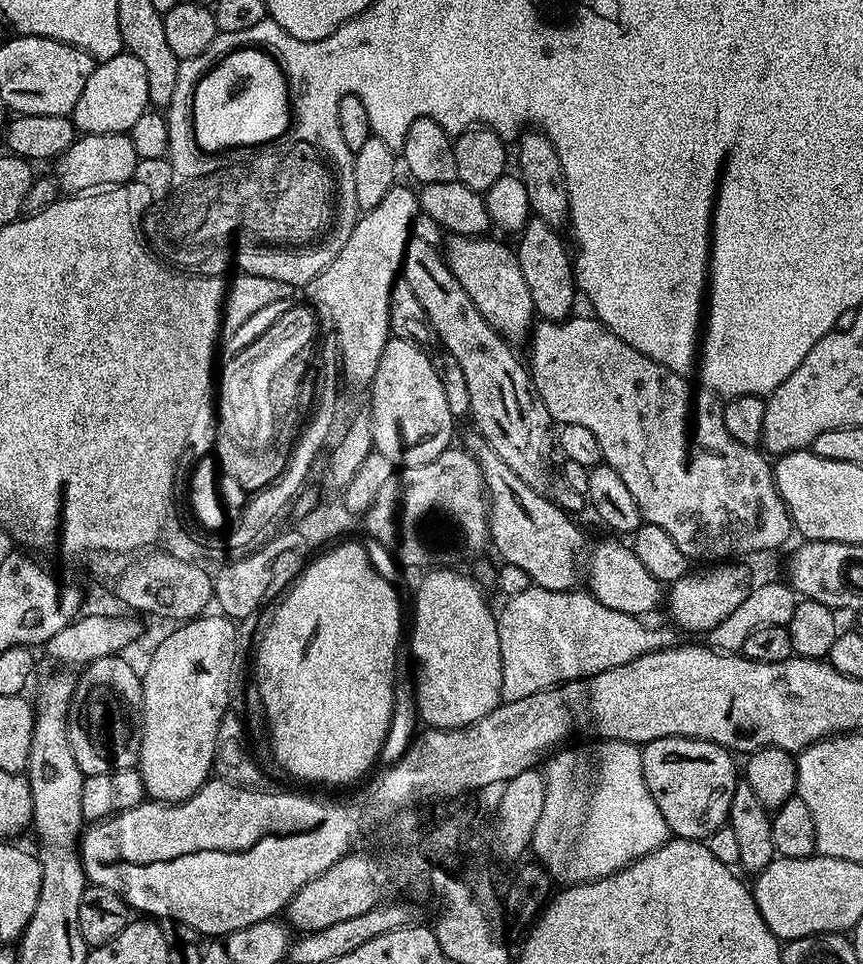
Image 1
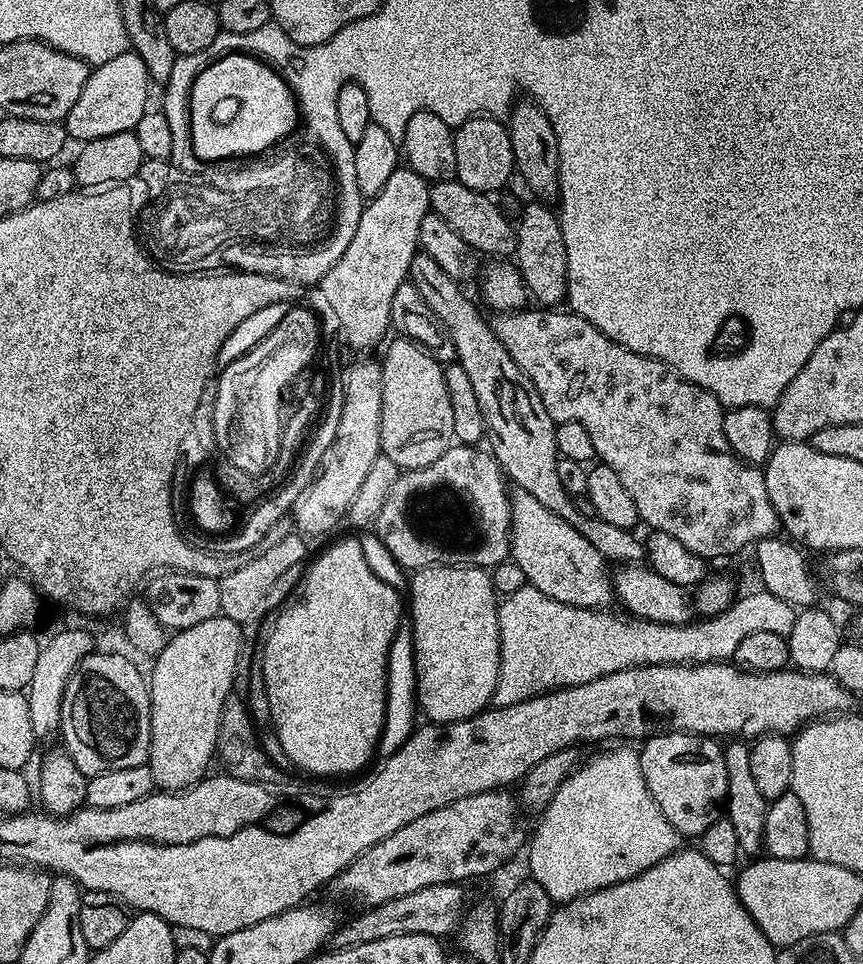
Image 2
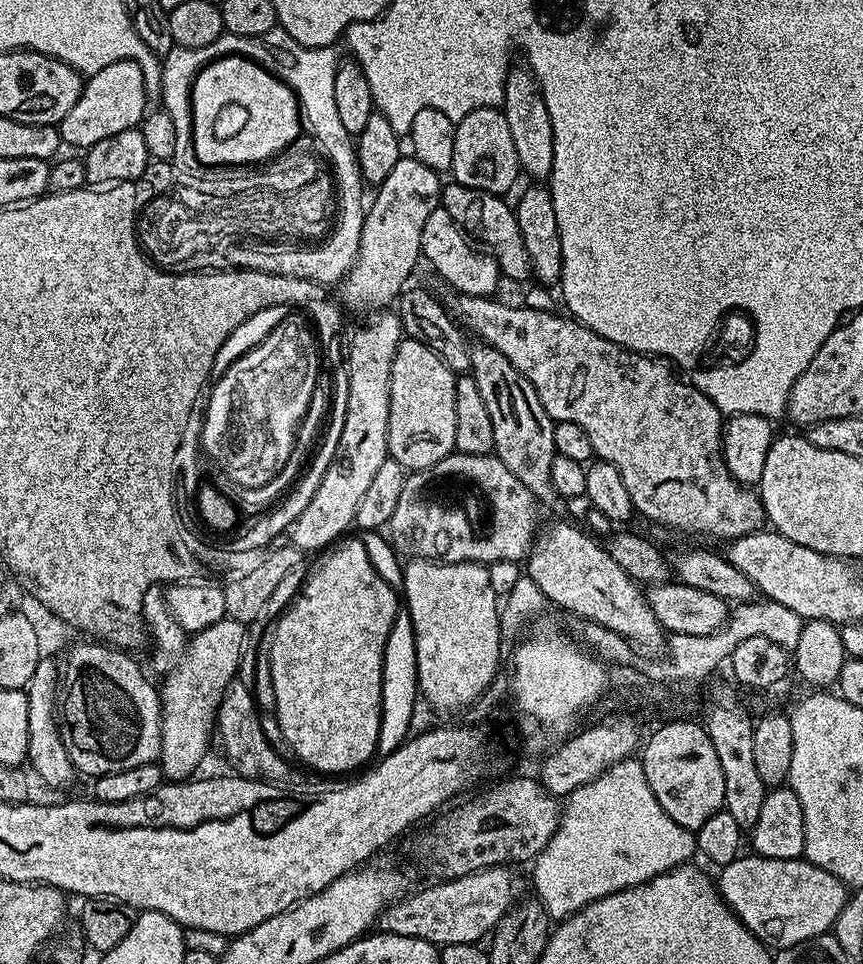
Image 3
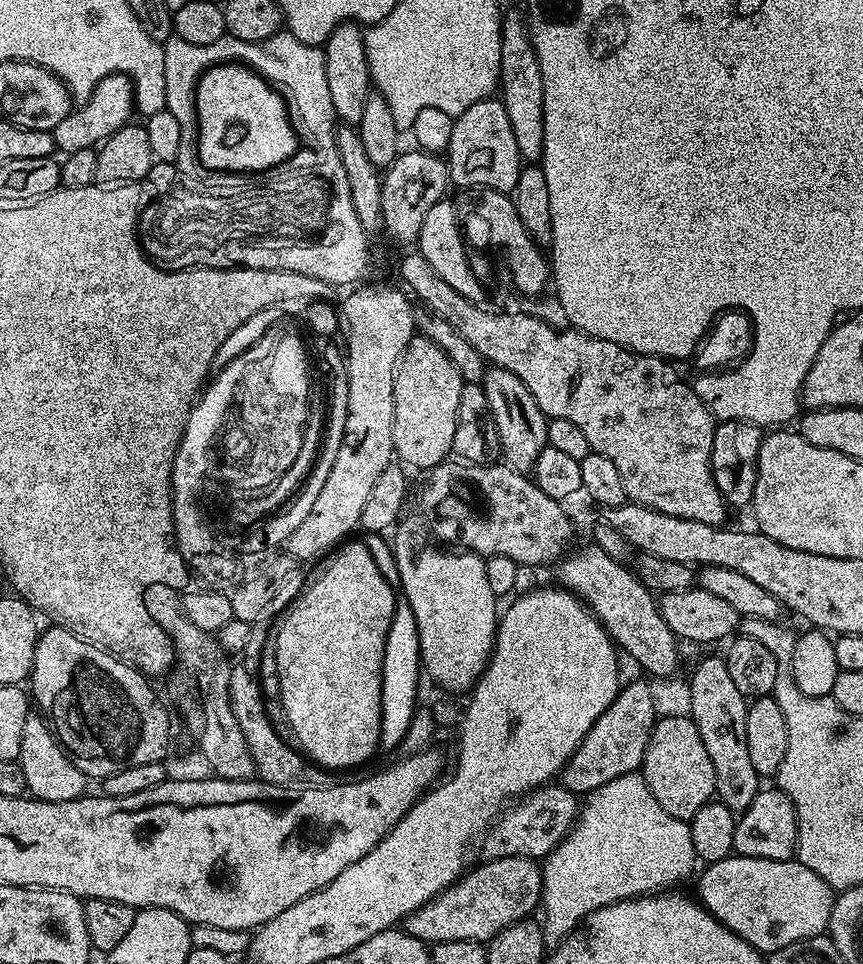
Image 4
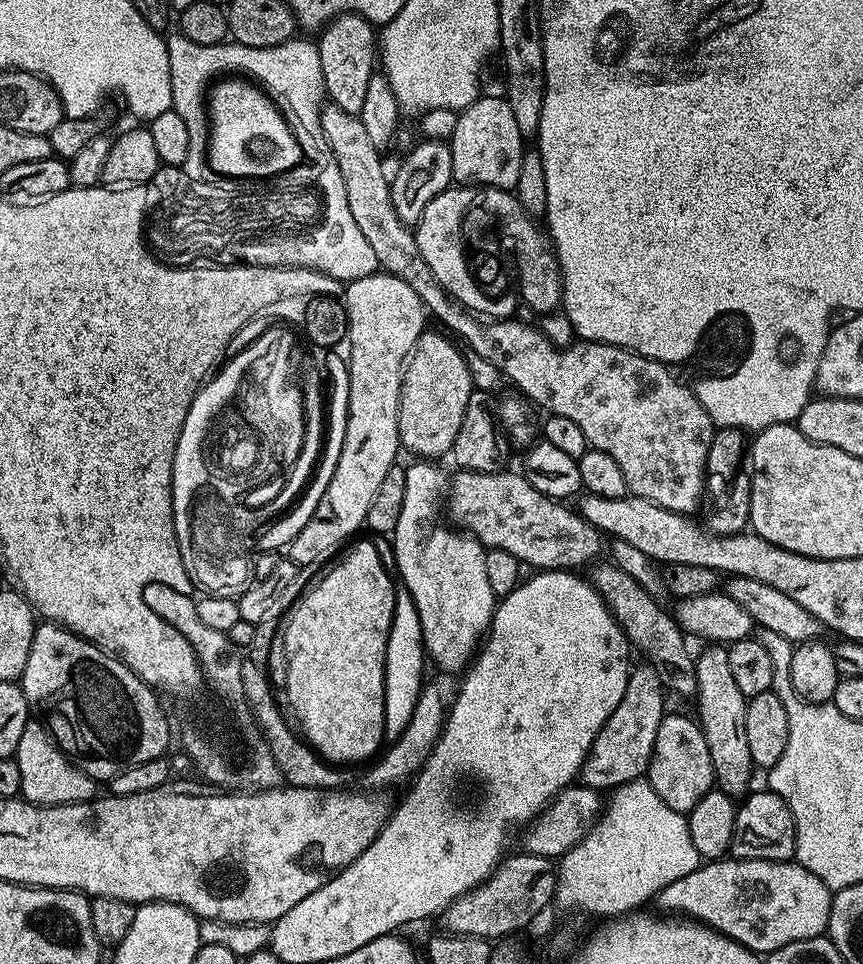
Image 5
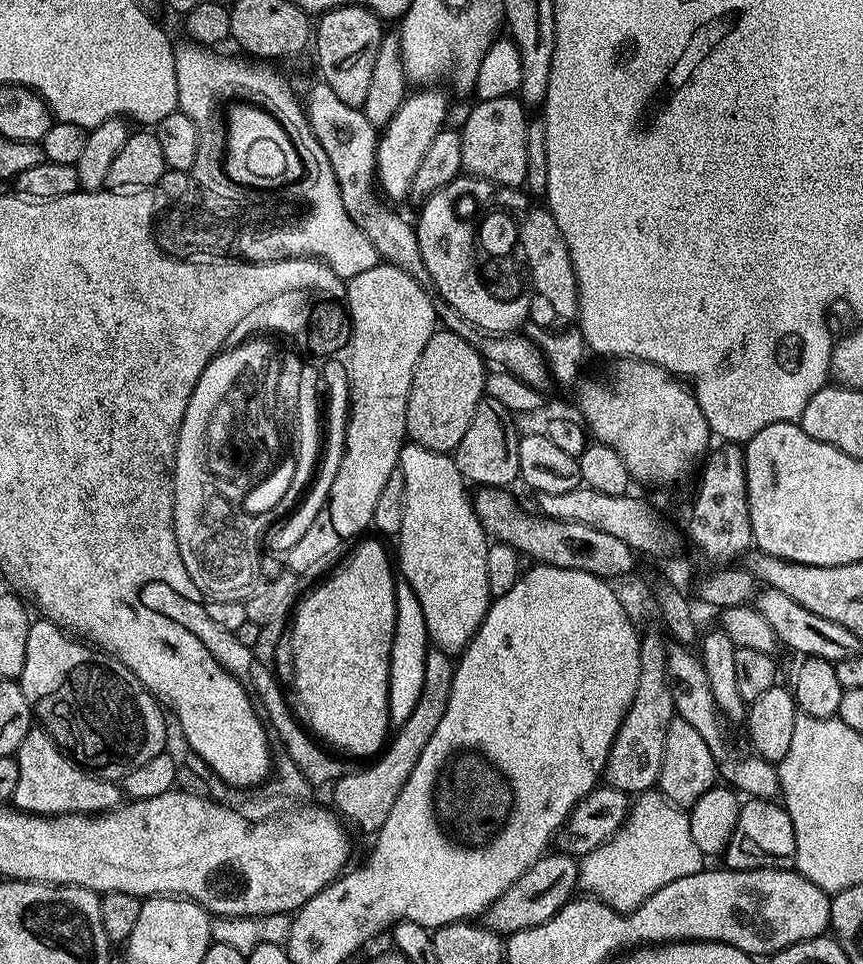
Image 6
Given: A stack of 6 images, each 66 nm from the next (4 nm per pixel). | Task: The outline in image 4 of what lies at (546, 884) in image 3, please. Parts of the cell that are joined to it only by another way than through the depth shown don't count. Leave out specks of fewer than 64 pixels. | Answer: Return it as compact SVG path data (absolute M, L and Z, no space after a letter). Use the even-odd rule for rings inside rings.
M631 772L622 778L614 778L614 782L606 782L606 786L587 793L586 800L588 805L585 803L579 809L579 817L572 825L571 831L547 855L542 864L542 912L545 912L542 927L544 942L548 946L559 945L560 941L575 932L584 917L594 910L602 910L604 906L623 900L635 900L638 896L671 889L668 888L671 884L686 879L691 874L692 867L697 867L698 864L691 823L666 814L666 810L658 806L658 798L650 794L650 786L646 786L643 775Z

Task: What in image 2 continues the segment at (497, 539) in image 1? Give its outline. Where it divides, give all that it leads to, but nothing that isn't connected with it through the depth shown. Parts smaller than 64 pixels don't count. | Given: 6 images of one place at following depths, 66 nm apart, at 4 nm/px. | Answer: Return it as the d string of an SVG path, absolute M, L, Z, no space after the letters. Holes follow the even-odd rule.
M515 487L509 500L512 512L509 553L515 564L522 567L525 581L558 602L599 610L609 607L614 598L612 576L600 552L566 520L547 510L521 488Z

